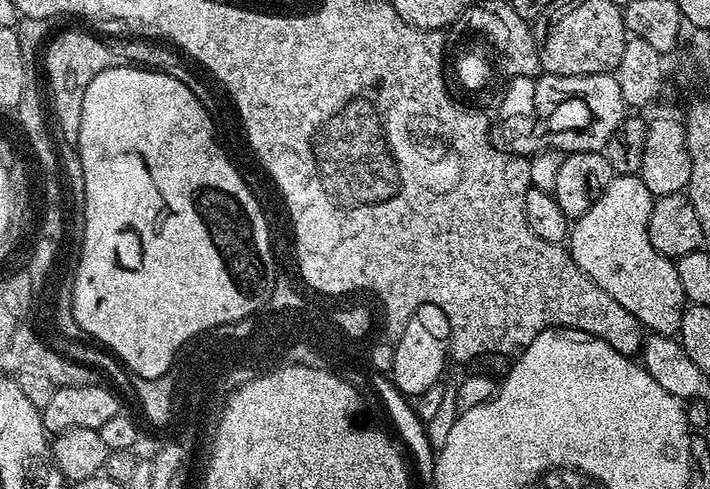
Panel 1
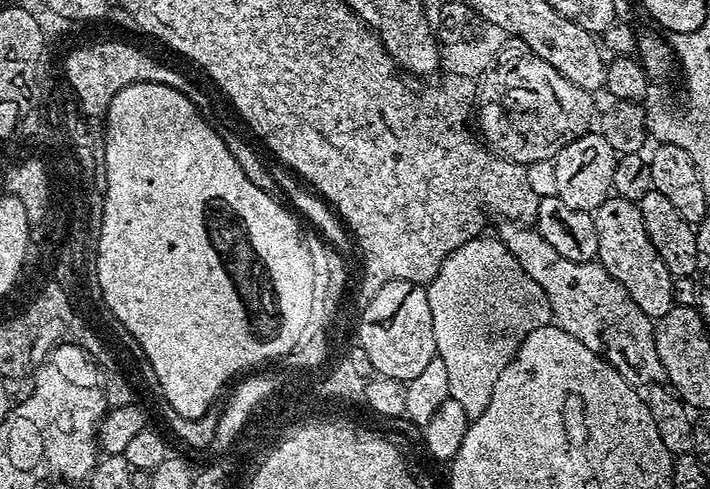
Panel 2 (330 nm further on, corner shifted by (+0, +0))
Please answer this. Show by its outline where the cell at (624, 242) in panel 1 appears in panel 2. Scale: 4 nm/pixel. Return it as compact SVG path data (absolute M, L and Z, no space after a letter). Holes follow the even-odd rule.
M613 194L596 208L594 215L599 264L623 286L634 302L638 302L638 310L642 310L642 314L652 317L653 321L661 320L674 307L674 277L670 270L666 270L666 262L658 258L658 250L654 250L654 242L650 242L646 226L642 226L639 203Z

